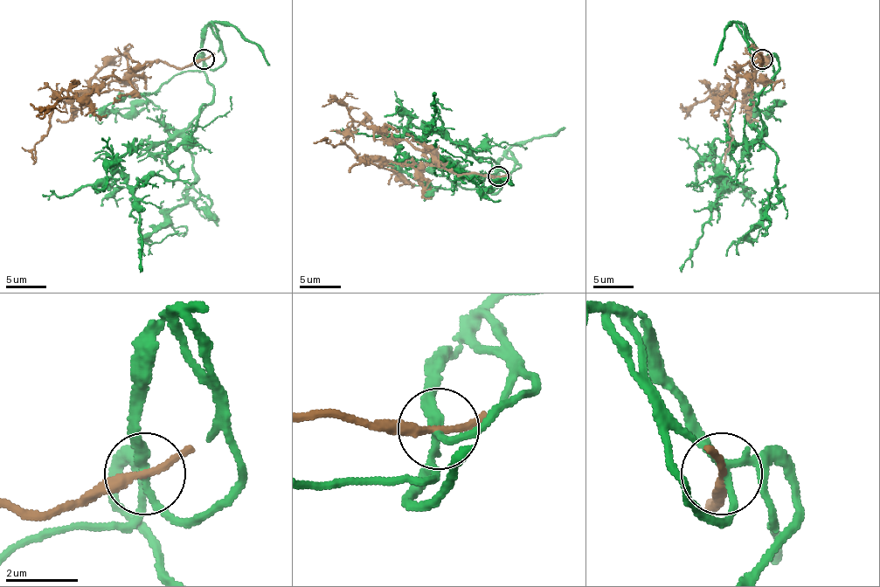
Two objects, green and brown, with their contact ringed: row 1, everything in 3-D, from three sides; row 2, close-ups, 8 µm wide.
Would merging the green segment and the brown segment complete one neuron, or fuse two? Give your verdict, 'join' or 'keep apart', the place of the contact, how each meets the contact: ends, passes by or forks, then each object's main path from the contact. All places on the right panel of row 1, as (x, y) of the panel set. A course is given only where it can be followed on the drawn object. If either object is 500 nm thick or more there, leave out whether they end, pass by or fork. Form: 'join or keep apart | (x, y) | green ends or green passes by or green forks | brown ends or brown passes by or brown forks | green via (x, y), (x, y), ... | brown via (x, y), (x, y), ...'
join | (762, 58) | green forks | brown passes by | green via (763, 59), (775, 76), (746, 110), (732, 155), (738, 173), (720, 187), (718, 179), (716, 195) | brown via (763, 59), (758, 67), (757, 61), (752, 65), (754, 79), (746, 96), (731, 108), (732, 141), (724, 164)

